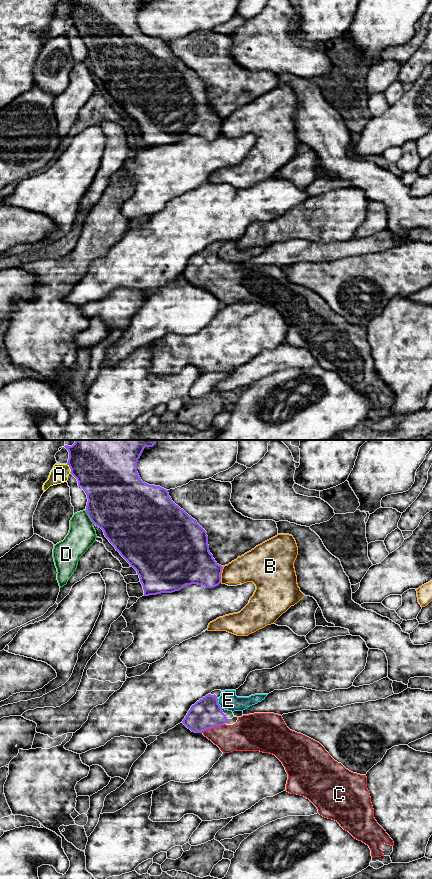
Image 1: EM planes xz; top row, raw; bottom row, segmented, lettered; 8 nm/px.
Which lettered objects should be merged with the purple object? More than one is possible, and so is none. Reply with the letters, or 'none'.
C

